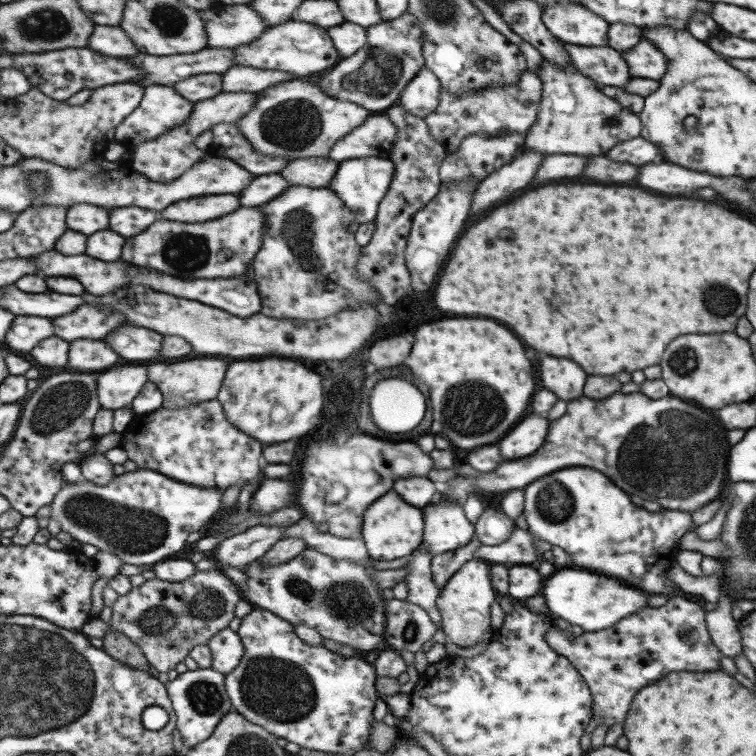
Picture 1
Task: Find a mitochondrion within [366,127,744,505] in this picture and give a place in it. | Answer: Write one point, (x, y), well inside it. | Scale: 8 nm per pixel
(652, 457)

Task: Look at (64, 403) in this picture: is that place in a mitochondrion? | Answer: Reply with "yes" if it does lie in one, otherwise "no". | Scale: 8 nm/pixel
yes

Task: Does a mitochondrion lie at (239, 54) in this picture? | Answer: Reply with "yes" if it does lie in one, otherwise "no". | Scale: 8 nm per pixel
no

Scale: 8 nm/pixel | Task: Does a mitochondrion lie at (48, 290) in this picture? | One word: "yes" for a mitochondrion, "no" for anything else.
no

